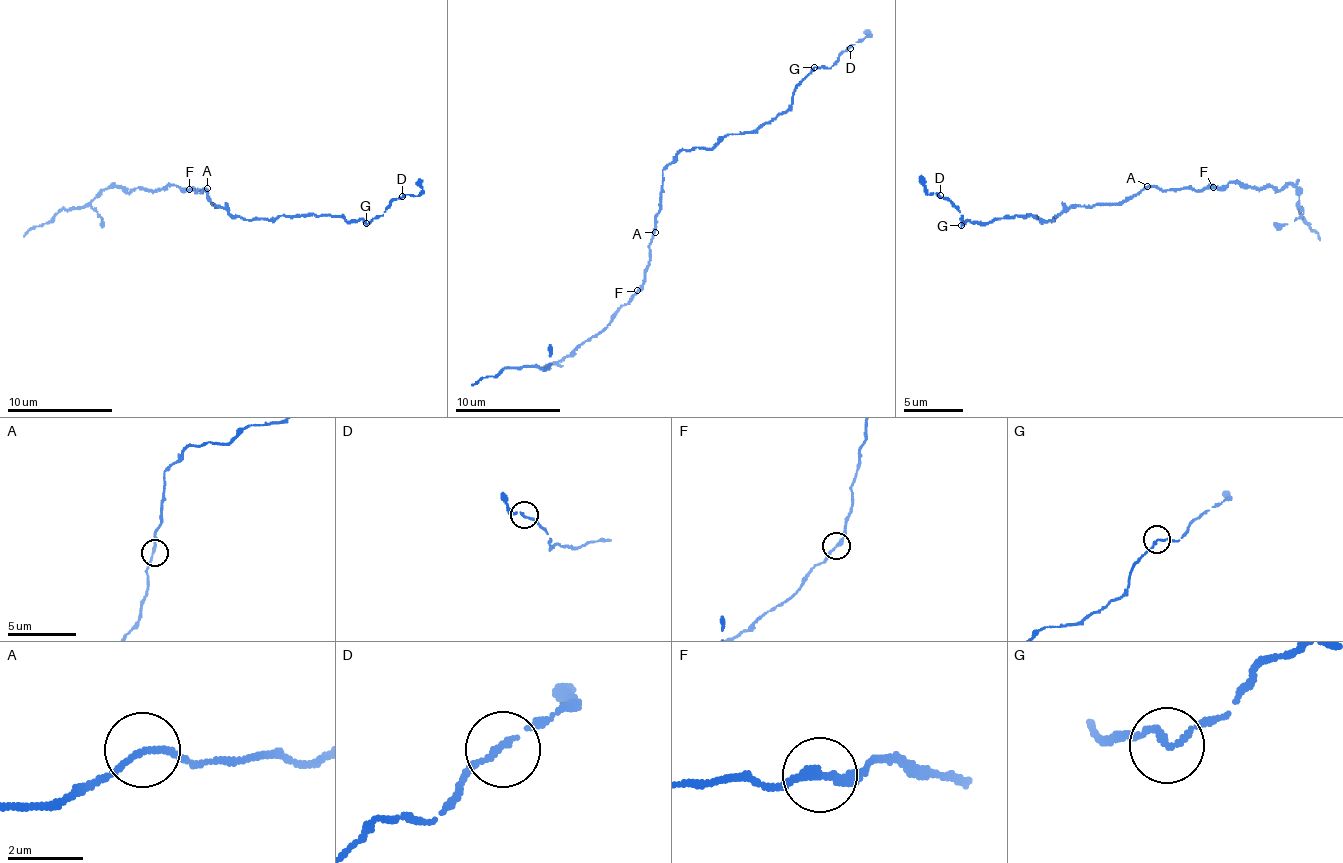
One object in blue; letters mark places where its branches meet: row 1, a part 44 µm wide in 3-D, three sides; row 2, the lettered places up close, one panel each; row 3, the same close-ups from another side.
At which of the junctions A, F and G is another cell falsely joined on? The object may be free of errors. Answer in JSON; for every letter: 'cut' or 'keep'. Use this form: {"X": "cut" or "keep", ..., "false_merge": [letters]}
{"A": "keep", "F": "keep", "G": "keep", "false_merge": []}

